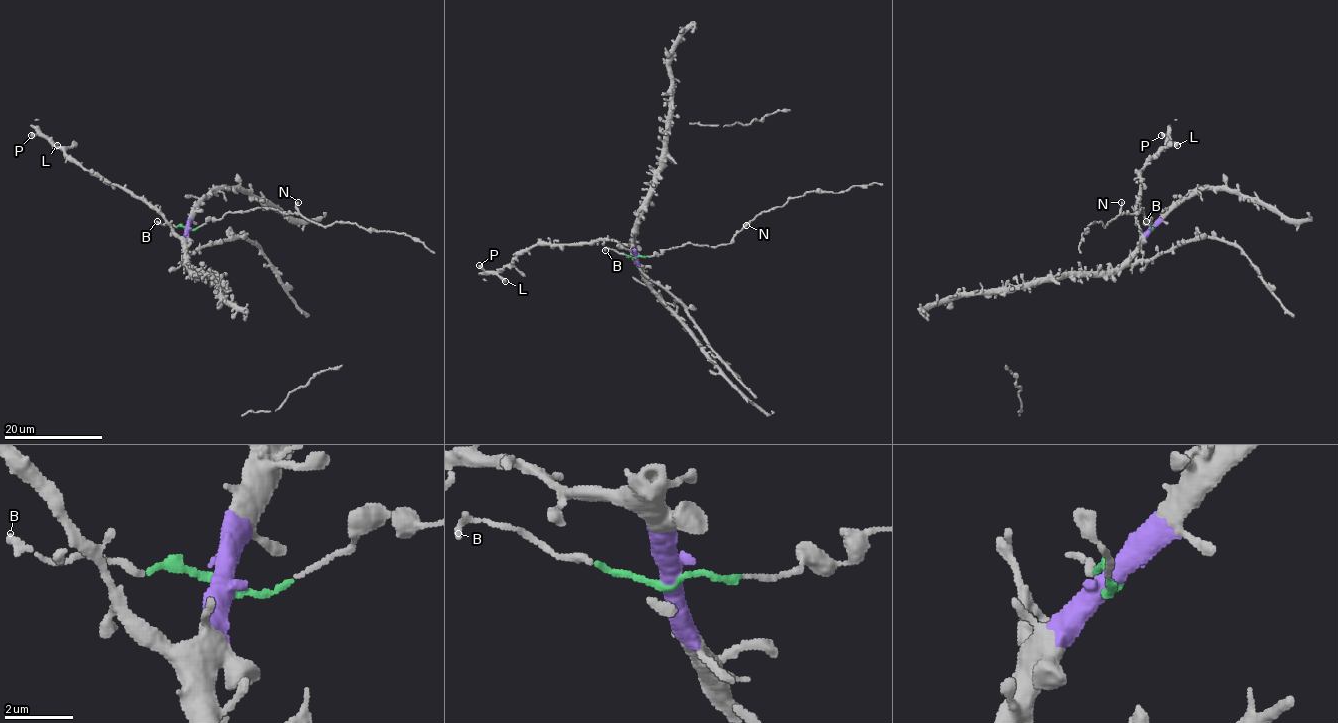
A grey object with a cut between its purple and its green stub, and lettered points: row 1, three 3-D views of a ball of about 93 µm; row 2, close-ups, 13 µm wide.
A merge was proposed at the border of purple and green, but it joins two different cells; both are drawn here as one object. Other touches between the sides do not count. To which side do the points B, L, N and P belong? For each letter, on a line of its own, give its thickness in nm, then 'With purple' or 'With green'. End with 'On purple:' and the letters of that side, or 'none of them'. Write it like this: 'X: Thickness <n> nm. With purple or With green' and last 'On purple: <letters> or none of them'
B: Thickness 200 nm. With green
L: Thickness 550 nm. With purple
N: Thickness 190 nm. With green
P: Thickness 460 nm. With purple
On purple: L, P

